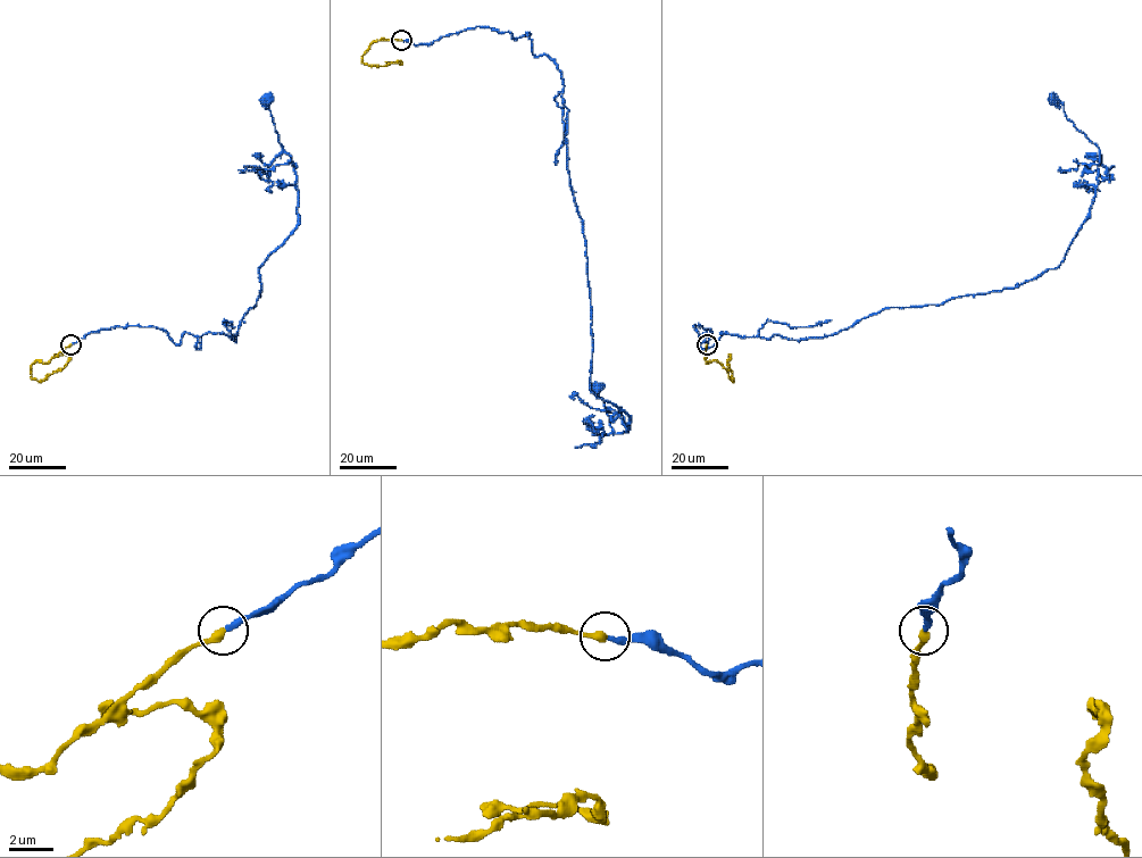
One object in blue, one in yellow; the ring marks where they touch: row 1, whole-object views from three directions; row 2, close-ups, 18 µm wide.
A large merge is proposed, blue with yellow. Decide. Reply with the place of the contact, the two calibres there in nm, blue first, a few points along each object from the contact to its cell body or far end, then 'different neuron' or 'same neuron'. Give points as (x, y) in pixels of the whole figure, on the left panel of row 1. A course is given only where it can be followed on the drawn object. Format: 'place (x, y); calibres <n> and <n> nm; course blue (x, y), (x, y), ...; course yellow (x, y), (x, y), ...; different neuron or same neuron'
place (71, 344); calibres 260 and 360 nm; course blue (71, 344), (130, 325), (197, 349), (235, 339), (298, 224), (265, 98); course yellow (71, 344), (47, 363), (36, 360), (31, 366), (31, 376), (43, 381), (69, 360), (65, 355), (55, 356); same neuron

